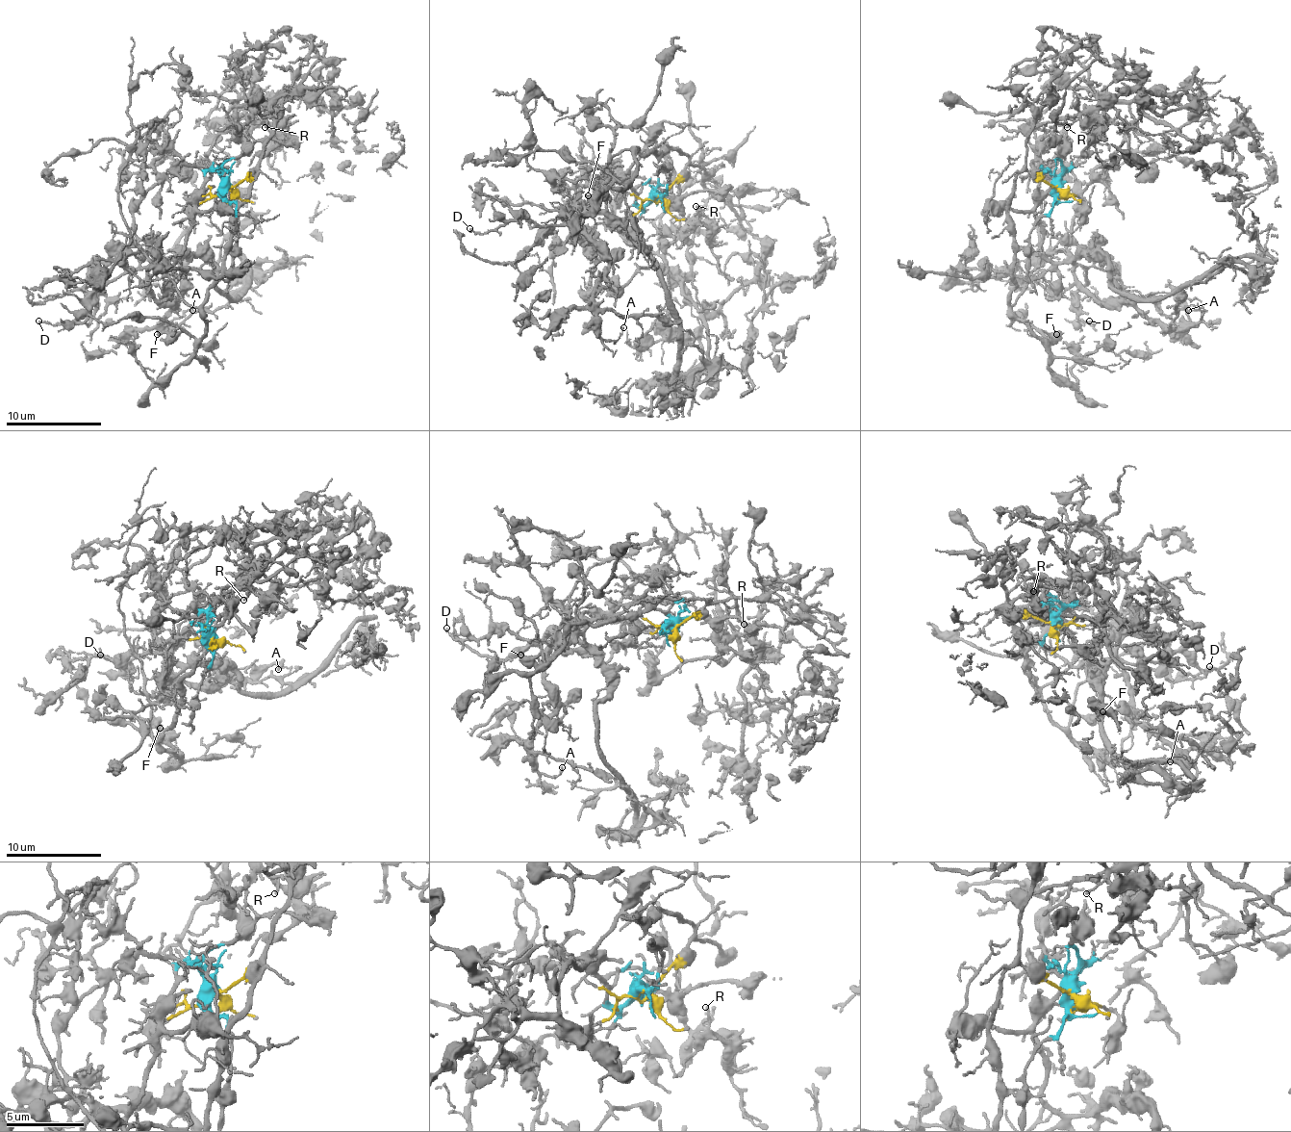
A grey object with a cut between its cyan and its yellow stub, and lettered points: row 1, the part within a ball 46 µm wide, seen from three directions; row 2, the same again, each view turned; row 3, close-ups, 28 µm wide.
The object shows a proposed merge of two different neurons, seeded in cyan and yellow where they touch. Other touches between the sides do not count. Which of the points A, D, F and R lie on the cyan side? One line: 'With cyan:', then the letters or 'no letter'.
With cyan: A, D, R

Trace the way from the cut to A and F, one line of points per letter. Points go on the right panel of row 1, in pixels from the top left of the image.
A: (1061, 190), (1066, 170), (1035, 209), (1040, 251), (1071, 261), (1101, 301), (1171, 327), (1199, 321), (1187, 311)
F: (1061, 190), (1025, 170), (1016, 177), (1009, 211), (1014, 235), (1011, 311), (1042, 340), (1045, 332), (1056, 335)

